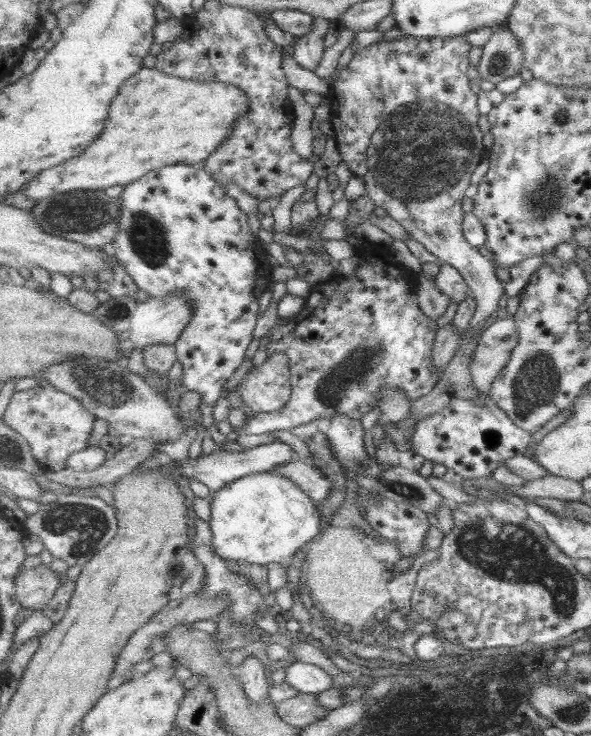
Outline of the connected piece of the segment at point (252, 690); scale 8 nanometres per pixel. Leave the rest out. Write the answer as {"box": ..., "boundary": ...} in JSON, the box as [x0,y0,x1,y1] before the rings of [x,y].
{"box":[237,656,271,703],"boundary":[[[252,656],[245,658],[237,672],[243,683],[243,689],[247,691],[253,703],[261,703],[267,699],[271,684],[267,682],[266,667],[257,658]]]}

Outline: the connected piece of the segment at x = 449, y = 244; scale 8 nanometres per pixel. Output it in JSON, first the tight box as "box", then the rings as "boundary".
{"box":[329,35,505,333],"boundary":[[[403,35],[398,40],[383,41],[370,44],[357,50],[347,66],[338,73],[332,81],[331,93],[329,95],[331,103],[330,121],[333,123],[335,131],[335,142],[339,146],[342,162],[345,163],[351,174],[363,178],[366,185],[366,194],[373,199],[377,207],[384,209],[388,216],[399,222],[407,232],[412,234],[412,238],[423,245],[427,251],[439,258],[441,263],[453,265],[464,276],[466,283],[470,286],[471,294],[477,303],[477,310],[471,320],[468,330],[465,333],[481,333],[489,326],[501,313],[499,300],[505,295],[505,282],[498,277],[495,264],[487,259],[478,249],[467,242],[463,234],[465,190],[472,184],[472,177],[481,165],[482,158],[488,152],[483,146],[483,132],[479,128],[479,108],[477,108],[477,89],[467,76],[469,68],[469,52],[474,46],[468,41],[467,35],[449,38],[418,38],[415,36]]]}

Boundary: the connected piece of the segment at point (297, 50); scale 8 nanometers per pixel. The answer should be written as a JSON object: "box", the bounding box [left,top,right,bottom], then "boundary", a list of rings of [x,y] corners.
{"box":[293,18,331,70],"boundary":[[[316,18],[312,31],[297,37],[294,44],[293,57],[305,68],[314,70],[319,66],[323,54],[325,54],[325,39],[331,24],[326,18]]]}

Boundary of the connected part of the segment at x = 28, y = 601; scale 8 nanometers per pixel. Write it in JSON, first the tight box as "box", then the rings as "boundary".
{"box":[15,564,62,612],"boundary":[[[39,564],[35,568],[25,566],[15,576],[17,600],[29,612],[41,611],[55,596],[62,581],[59,574],[51,570],[48,564]]]}

